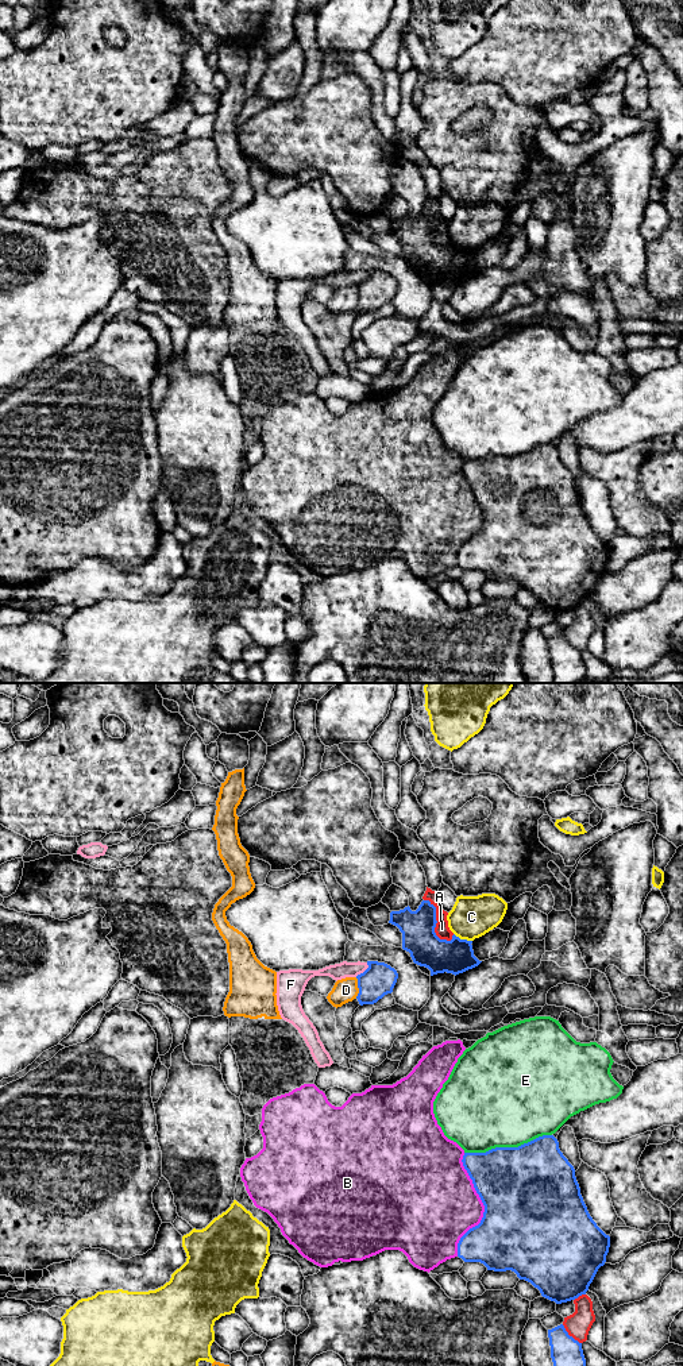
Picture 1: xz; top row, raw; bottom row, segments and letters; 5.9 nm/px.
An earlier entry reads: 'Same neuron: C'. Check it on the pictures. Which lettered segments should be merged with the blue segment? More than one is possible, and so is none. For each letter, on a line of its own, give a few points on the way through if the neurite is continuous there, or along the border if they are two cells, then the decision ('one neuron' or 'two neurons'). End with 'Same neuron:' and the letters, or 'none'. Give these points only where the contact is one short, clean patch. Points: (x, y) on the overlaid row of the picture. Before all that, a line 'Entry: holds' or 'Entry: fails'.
Entry: fails
A: two neurons
B: two neurons
C: two neurons
D: border along xz (355, 977), (357, 998); two neurons
E: two neurons
F: two neurons
Same neuron: none

